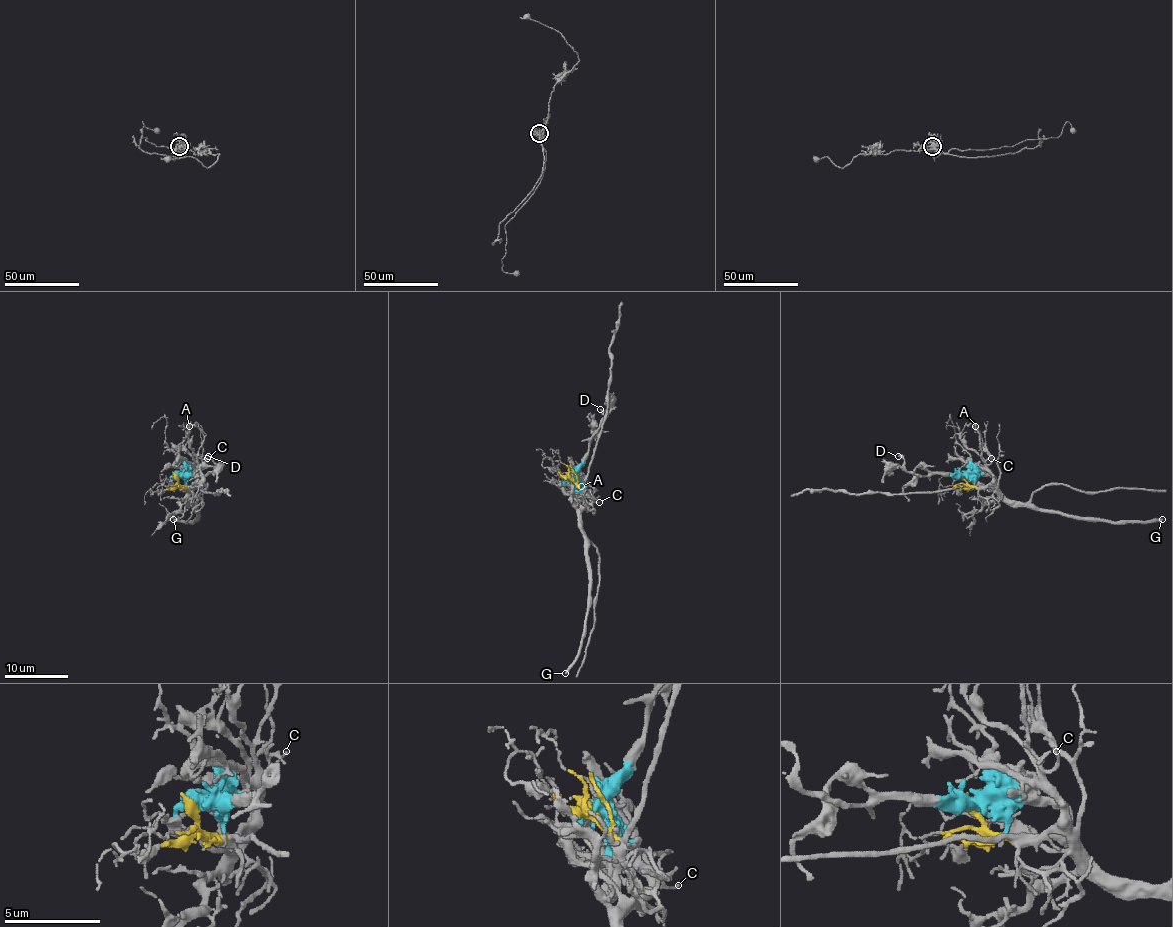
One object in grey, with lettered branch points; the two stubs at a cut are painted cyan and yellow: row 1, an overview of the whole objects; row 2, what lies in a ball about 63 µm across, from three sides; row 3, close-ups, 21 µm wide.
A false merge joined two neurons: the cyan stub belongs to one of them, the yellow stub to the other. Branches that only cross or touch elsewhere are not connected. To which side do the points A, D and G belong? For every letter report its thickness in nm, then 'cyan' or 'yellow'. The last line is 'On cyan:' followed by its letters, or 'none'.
A: 70 nm | yellow
D: 320 nm | cyan
G: 320 nm | yellow
On cyan: D

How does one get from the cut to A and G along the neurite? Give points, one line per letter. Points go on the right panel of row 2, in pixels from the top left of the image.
A: (965, 477), (969, 485), (977, 488), (998, 481), (1000, 467), (982, 445), (976, 425)
G: (965, 477), (969, 485), (1001, 493), (1008, 499), (1068, 515), (1112, 521), (1153, 521), (1163, 518)

